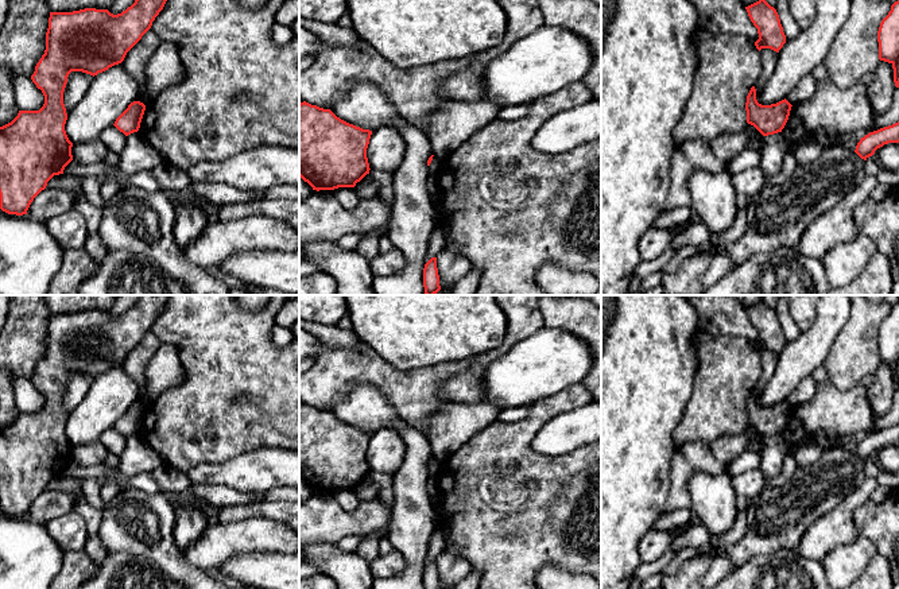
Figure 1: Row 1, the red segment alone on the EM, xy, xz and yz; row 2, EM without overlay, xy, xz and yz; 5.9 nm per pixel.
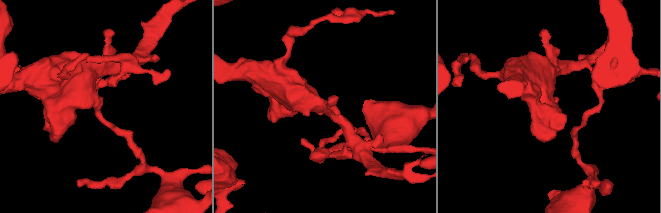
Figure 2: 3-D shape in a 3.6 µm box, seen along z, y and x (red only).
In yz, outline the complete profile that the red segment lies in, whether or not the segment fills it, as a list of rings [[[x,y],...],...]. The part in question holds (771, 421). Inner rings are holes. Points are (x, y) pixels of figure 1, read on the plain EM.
[[[752,388],[745,404],[747,425],[753,427],[763,438],[782,434],[788,422],[791,408],[786,400],[771,407],[759,406],[756,391]]]

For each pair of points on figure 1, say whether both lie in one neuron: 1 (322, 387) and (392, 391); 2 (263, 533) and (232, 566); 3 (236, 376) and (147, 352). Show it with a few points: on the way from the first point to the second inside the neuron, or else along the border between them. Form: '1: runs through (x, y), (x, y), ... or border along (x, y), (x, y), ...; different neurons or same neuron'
1: runs through (340, 376), (375, 376); same neuron
2: border along (276, 553), (237, 553), (216, 568); different neurons
3: border along (150, 330), (162, 341); different neurons

